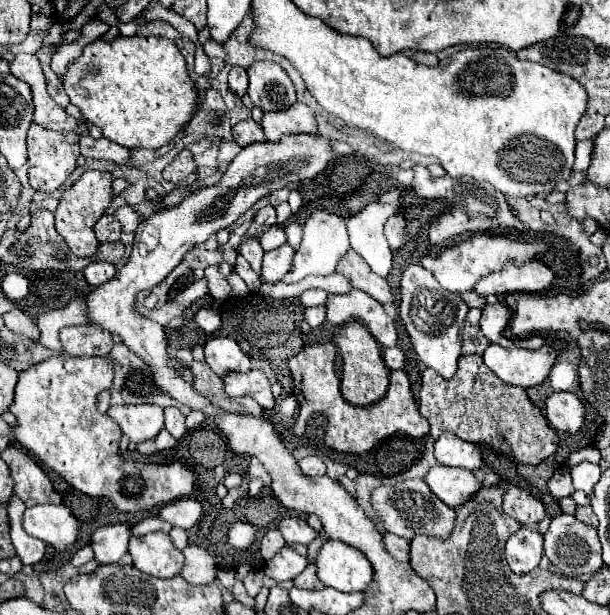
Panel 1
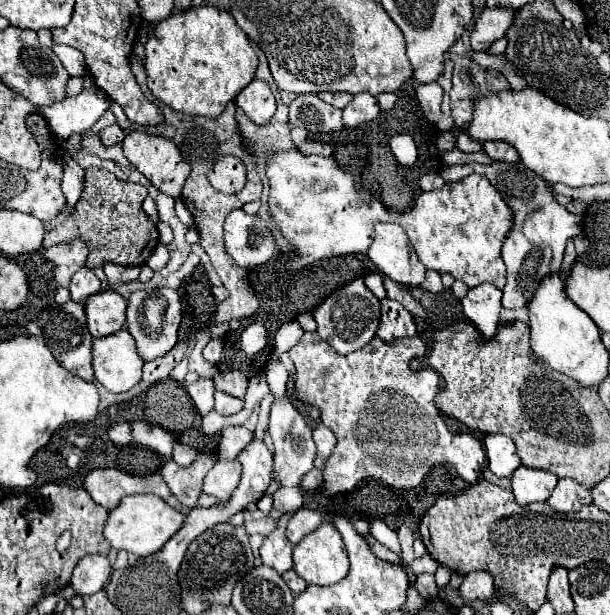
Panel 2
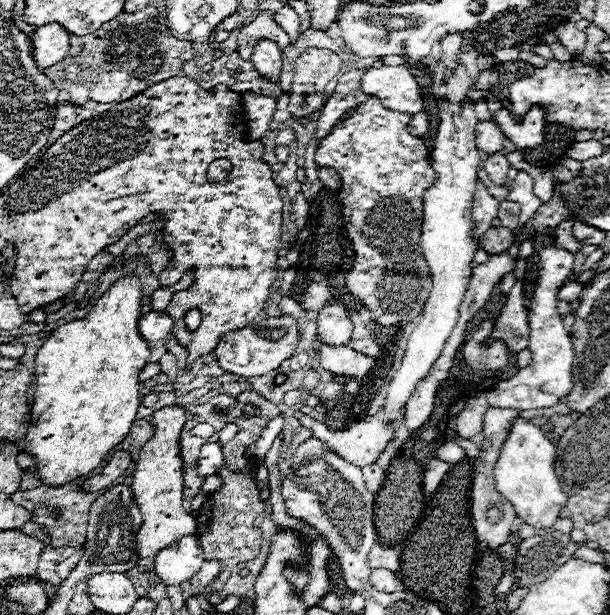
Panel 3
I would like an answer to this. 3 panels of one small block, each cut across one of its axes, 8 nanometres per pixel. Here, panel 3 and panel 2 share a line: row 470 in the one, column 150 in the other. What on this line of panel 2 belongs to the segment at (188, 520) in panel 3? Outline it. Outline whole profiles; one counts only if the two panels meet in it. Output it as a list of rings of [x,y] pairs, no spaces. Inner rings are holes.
[[[138,130],[130,132],[124,138],[124,156],[130,160],[130,164],[134,164],[150,180],[152,186],[156,186],[160,192],[172,198],[180,196],[184,180],[192,170],[190,164],[186,164],[186,160],[182,158],[176,144],[172,144],[172,140],[162,138],[162,136],[152,136],[146,132],[138,132]]]

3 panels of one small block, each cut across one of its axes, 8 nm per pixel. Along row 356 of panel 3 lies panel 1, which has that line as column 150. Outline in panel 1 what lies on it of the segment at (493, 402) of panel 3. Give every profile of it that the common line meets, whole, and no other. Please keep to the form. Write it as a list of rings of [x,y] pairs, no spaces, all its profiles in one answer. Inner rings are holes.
[[[164,532],[132,536],[128,544],[134,566],[156,578],[174,578],[184,566],[184,554],[172,544]]]

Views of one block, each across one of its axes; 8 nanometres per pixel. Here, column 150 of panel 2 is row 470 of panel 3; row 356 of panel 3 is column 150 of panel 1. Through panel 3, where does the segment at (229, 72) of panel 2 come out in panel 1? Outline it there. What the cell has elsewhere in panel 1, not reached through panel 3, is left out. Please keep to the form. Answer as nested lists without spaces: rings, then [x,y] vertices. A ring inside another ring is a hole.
[[[118,36],[112,42],[104,42],[102,38],[98,38],[96,42],[88,44],[82,56],[68,66],[68,72],[62,78],[62,86],[70,102],[82,110],[86,122],[98,124],[106,138],[130,150],[156,150],[168,144],[194,118],[202,102],[196,82],[188,76],[186,60],[180,54],[178,46],[172,40],[158,36]]]

